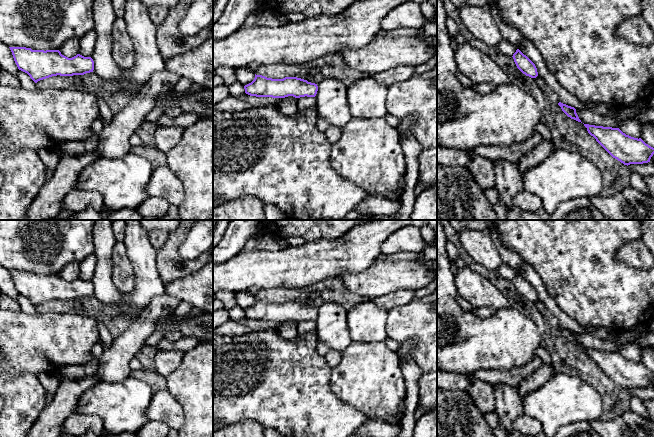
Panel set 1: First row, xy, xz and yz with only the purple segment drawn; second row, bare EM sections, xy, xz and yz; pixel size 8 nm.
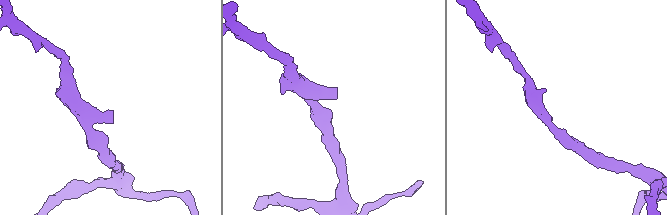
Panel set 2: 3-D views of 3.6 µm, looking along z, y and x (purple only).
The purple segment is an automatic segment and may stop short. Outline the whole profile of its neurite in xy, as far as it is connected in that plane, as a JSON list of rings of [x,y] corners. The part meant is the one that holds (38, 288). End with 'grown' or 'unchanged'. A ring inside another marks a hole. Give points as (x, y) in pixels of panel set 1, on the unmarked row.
[[[9,271],[19,294],[37,307],[52,300],[84,299],[93,296],[94,285],[80,278],[68,282],[59,274],[32,274],[26,271]]]; unchanged

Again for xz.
[[[256,299],[254,304],[244,310],[245,317],[256,321],[285,322],[293,320],[315,321],[318,310],[315,307],[297,301],[285,301],[272,303],[262,299]]]; unchanged

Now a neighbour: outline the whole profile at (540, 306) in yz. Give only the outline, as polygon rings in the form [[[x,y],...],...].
[[[539,300],[535,303],[536,308],[540,311],[543,317],[550,323],[550,325],[555,329],[560,326],[558,320],[555,316],[546,308],[546,306]]]

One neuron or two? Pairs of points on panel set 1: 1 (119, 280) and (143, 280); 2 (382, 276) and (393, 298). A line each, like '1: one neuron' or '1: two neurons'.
1: two neurons
2: two neurons

